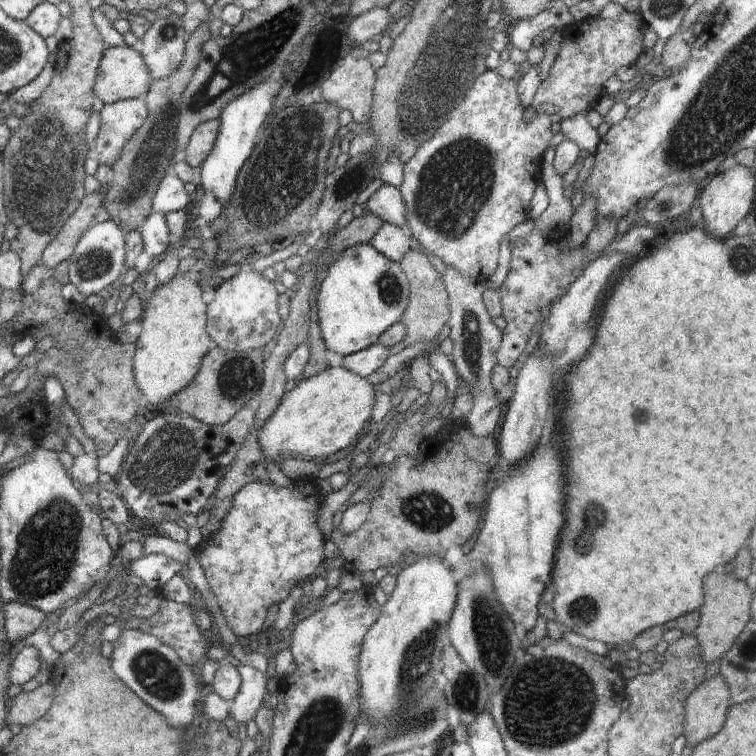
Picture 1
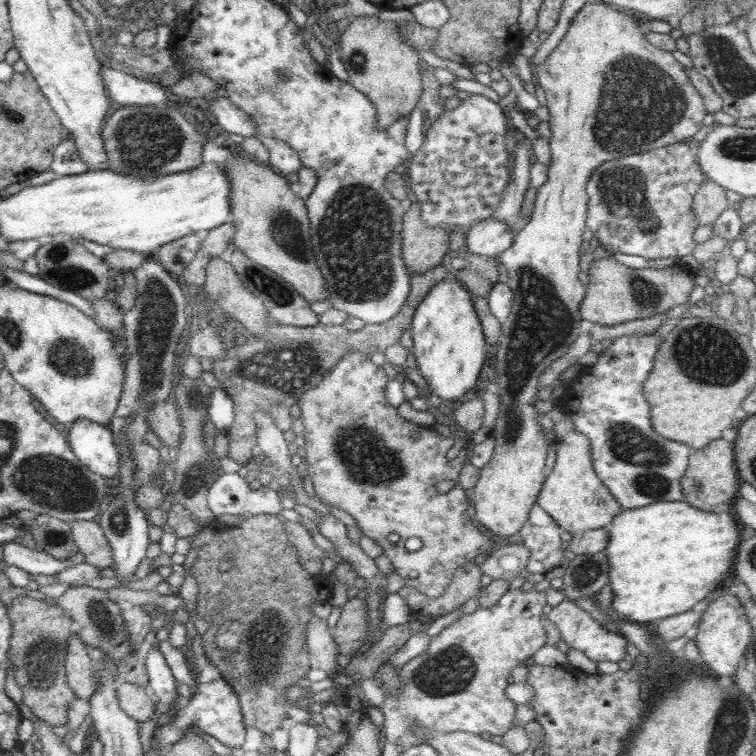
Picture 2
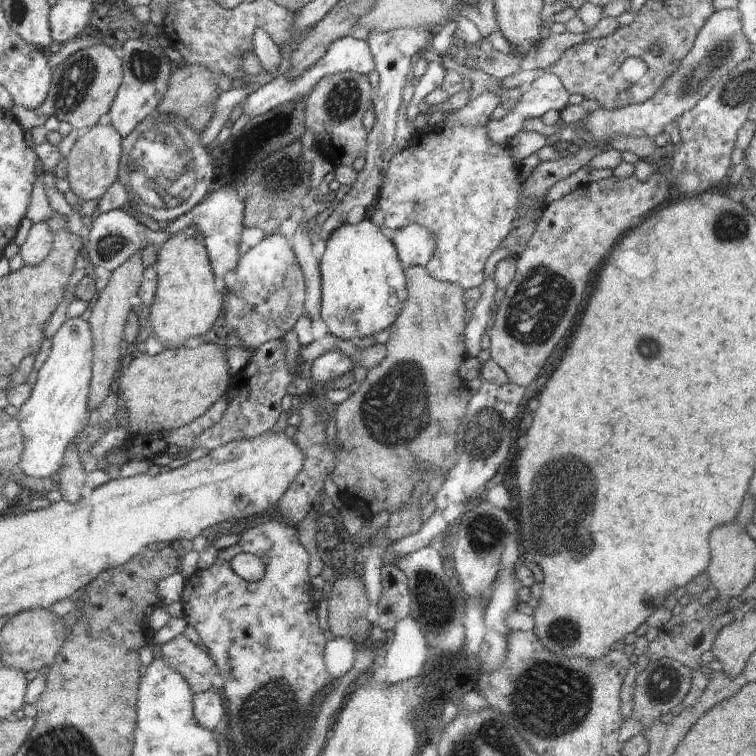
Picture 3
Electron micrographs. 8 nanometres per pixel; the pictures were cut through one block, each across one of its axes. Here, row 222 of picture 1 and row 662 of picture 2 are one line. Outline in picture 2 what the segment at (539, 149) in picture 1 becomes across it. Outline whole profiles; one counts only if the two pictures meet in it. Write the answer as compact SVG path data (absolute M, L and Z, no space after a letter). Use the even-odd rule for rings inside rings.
M519 589L506 591L500 600L490 608L481 606L471 614L463 614L460 619L431 637L428 648L410 659L399 669L401 686L395 692L385 695L380 711L385 718L385 731L403 745L405 749L426 743L426 734L450 734L468 732L481 735L488 732L492 736L502 736L516 724L517 704L505 693L512 669L520 665L546 642L546 630L542 615L547 611L546 593Z

